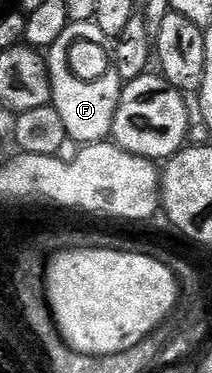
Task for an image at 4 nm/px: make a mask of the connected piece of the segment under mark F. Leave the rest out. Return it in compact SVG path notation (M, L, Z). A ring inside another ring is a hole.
M95 22L69 23L62 38L58 38L58 42L47 49L46 63L52 82L51 106L56 108L62 118L67 139L72 142L77 140L80 146L107 141L112 136L112 123L116 121L122 91L113 37L102 34ZM84 59L88 59L100 73L76 72L80 68L80 60Z

